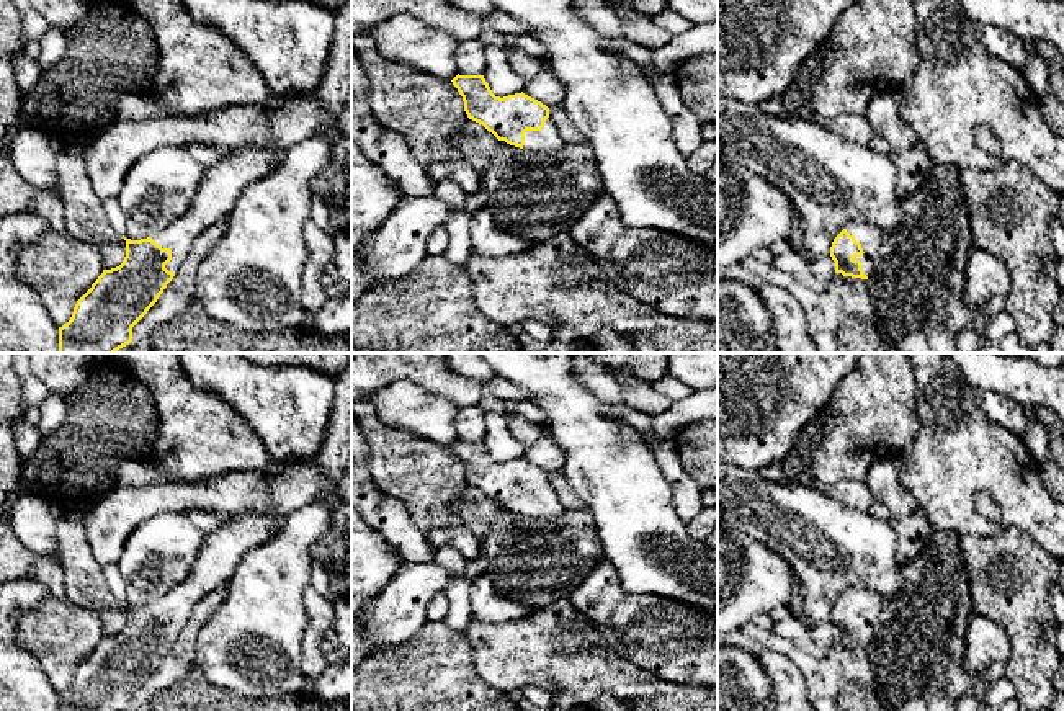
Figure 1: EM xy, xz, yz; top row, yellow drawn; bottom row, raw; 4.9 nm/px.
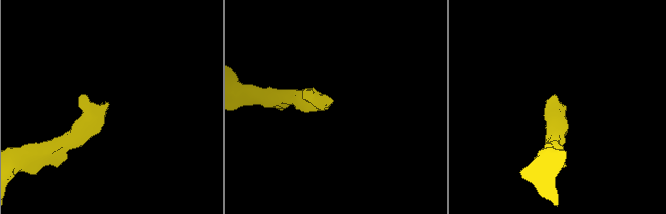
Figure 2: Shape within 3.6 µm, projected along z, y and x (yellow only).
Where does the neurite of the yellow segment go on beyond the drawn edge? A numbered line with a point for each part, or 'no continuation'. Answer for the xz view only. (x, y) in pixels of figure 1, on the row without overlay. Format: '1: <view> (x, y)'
1: xz (548, 505)

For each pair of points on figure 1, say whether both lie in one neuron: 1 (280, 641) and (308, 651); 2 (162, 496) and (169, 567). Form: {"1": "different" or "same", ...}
{"1": "different", "2": "different"}

